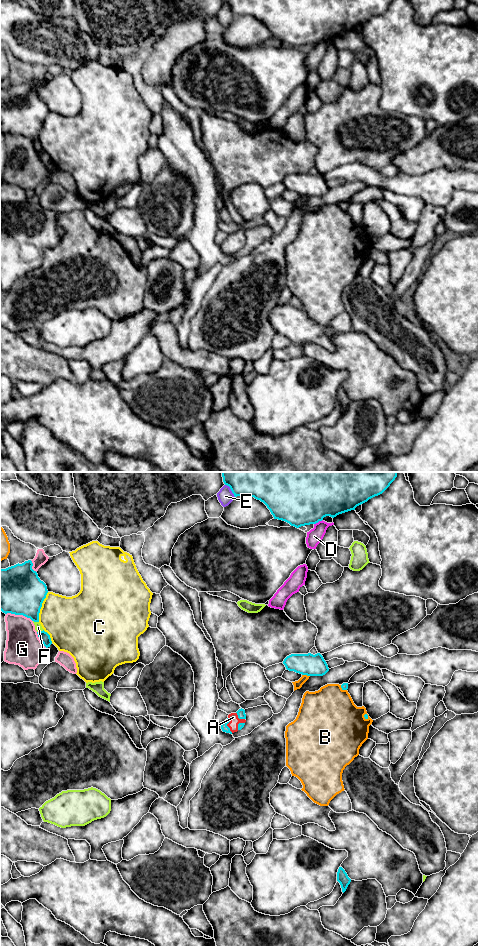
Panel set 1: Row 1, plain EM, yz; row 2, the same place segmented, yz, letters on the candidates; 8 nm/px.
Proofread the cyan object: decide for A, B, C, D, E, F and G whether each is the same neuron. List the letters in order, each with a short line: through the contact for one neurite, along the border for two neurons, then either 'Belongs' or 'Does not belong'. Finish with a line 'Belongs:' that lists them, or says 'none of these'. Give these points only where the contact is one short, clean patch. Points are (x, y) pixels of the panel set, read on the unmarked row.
A: Line: yz (224, 247), (226, 245), (233, 237). Belongs
B: Does not belong
C: Does not belong
D: Does not belong
E: Does not belong
F: Does not belong
G: Does not belong
Belongs: A

